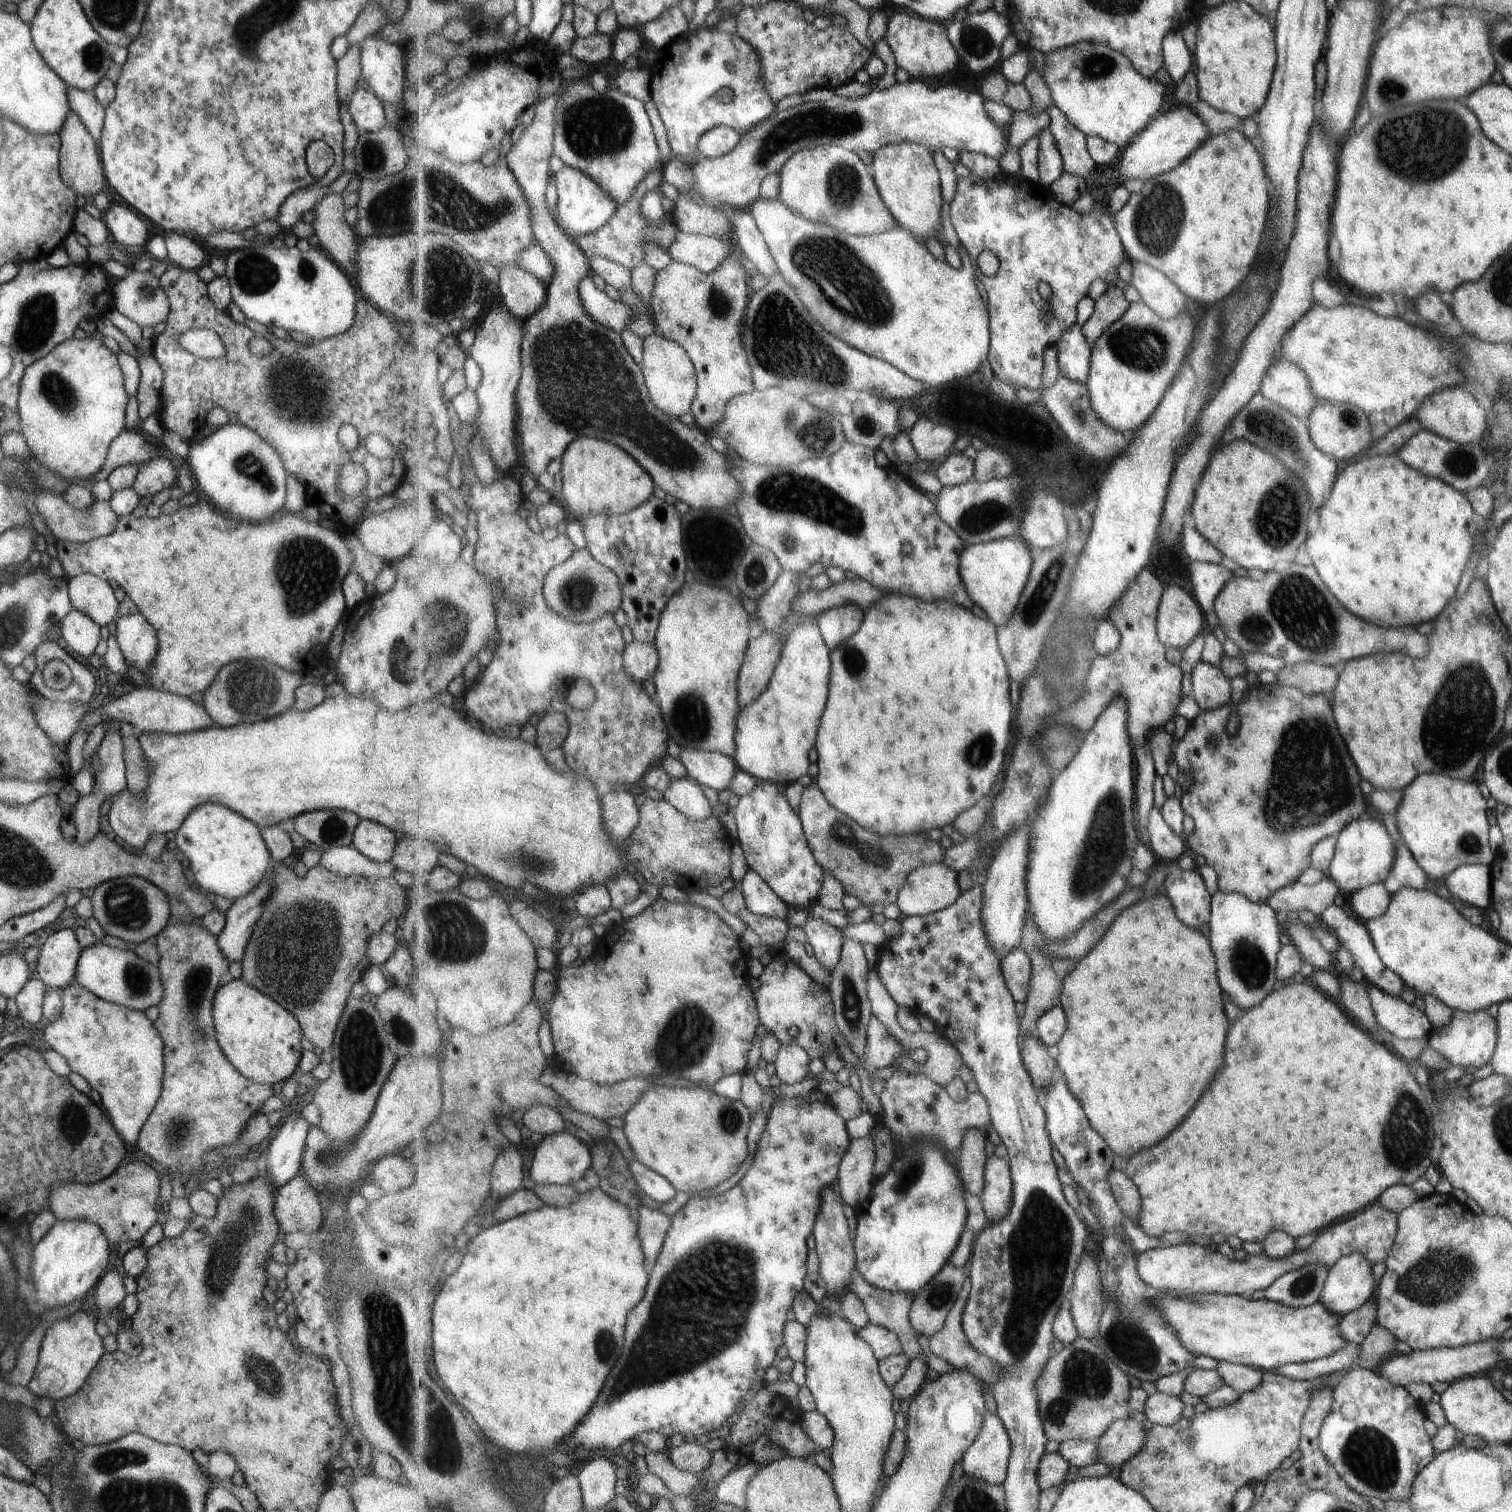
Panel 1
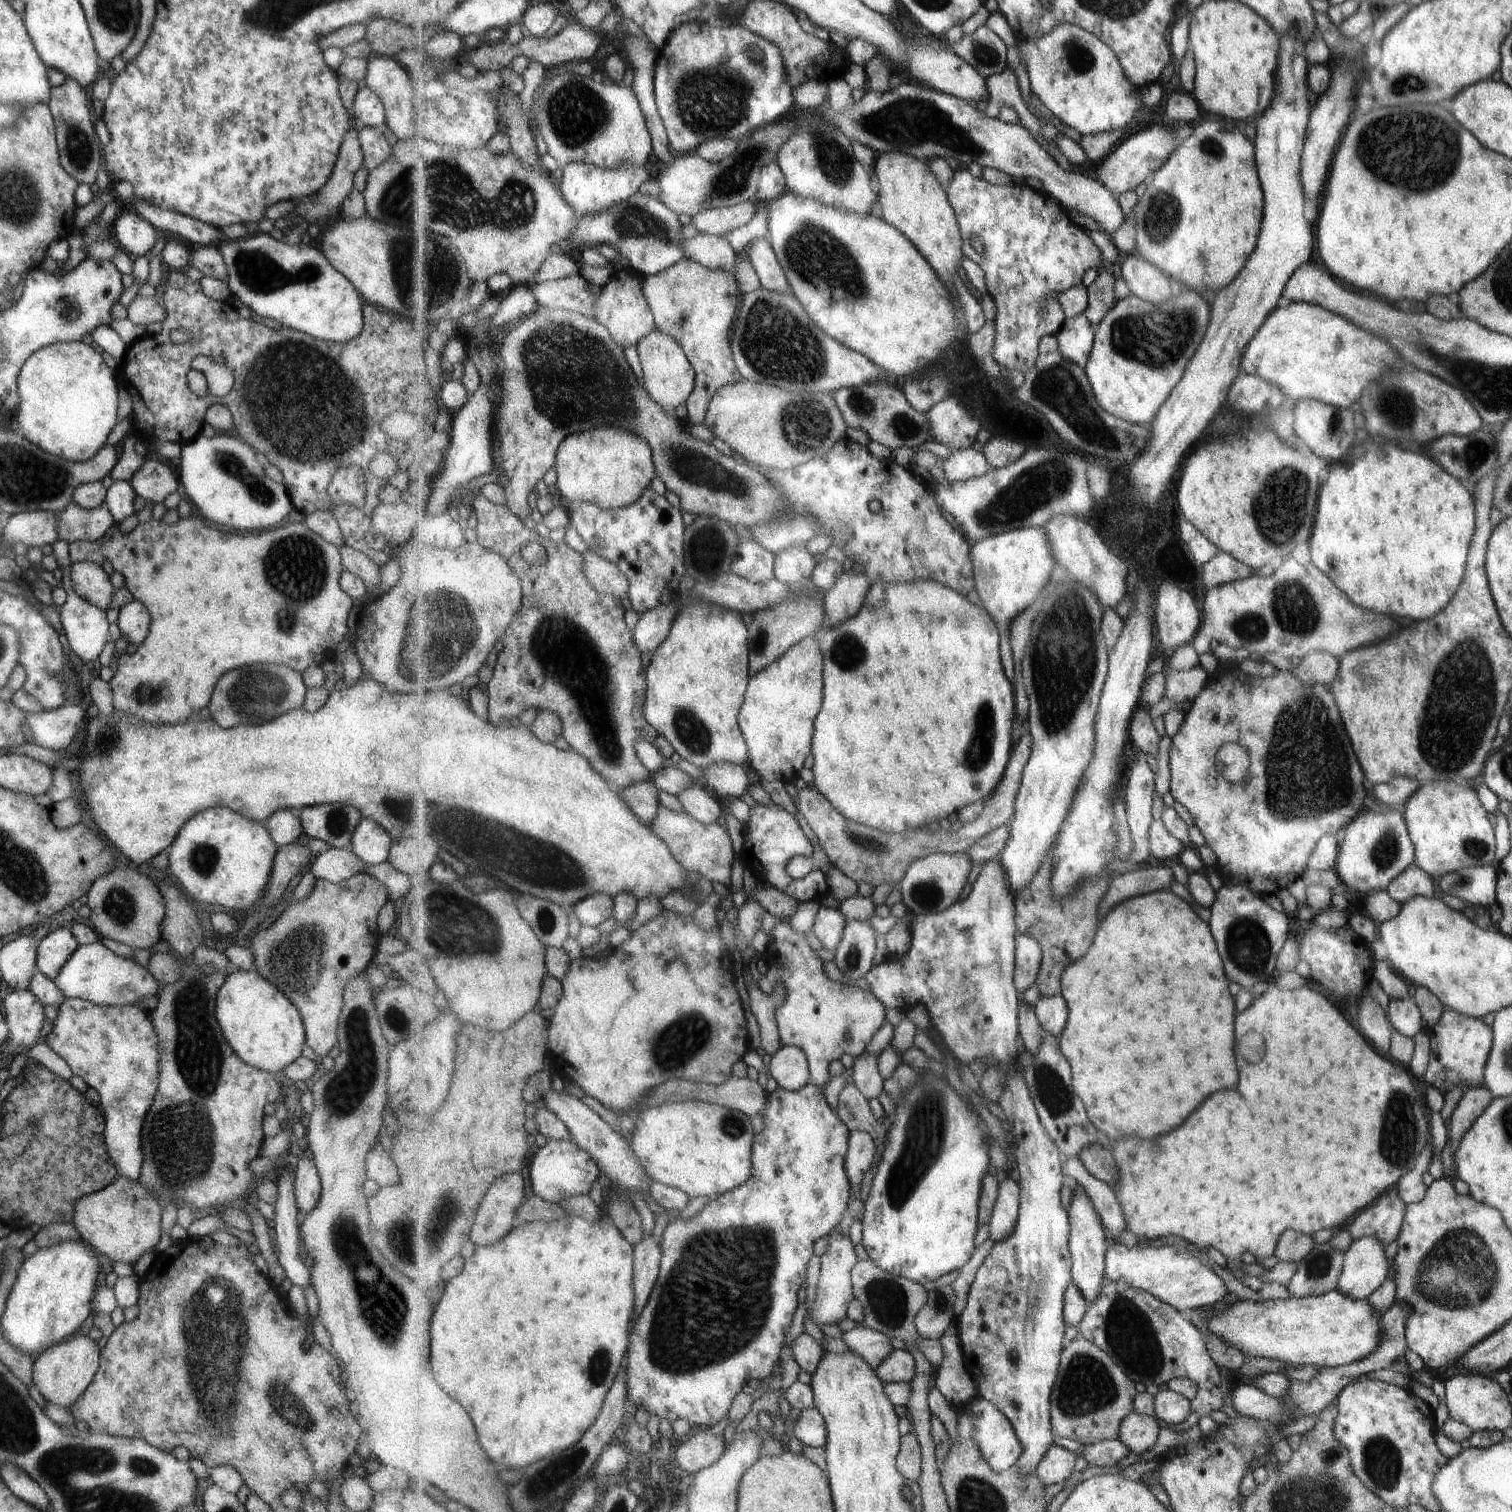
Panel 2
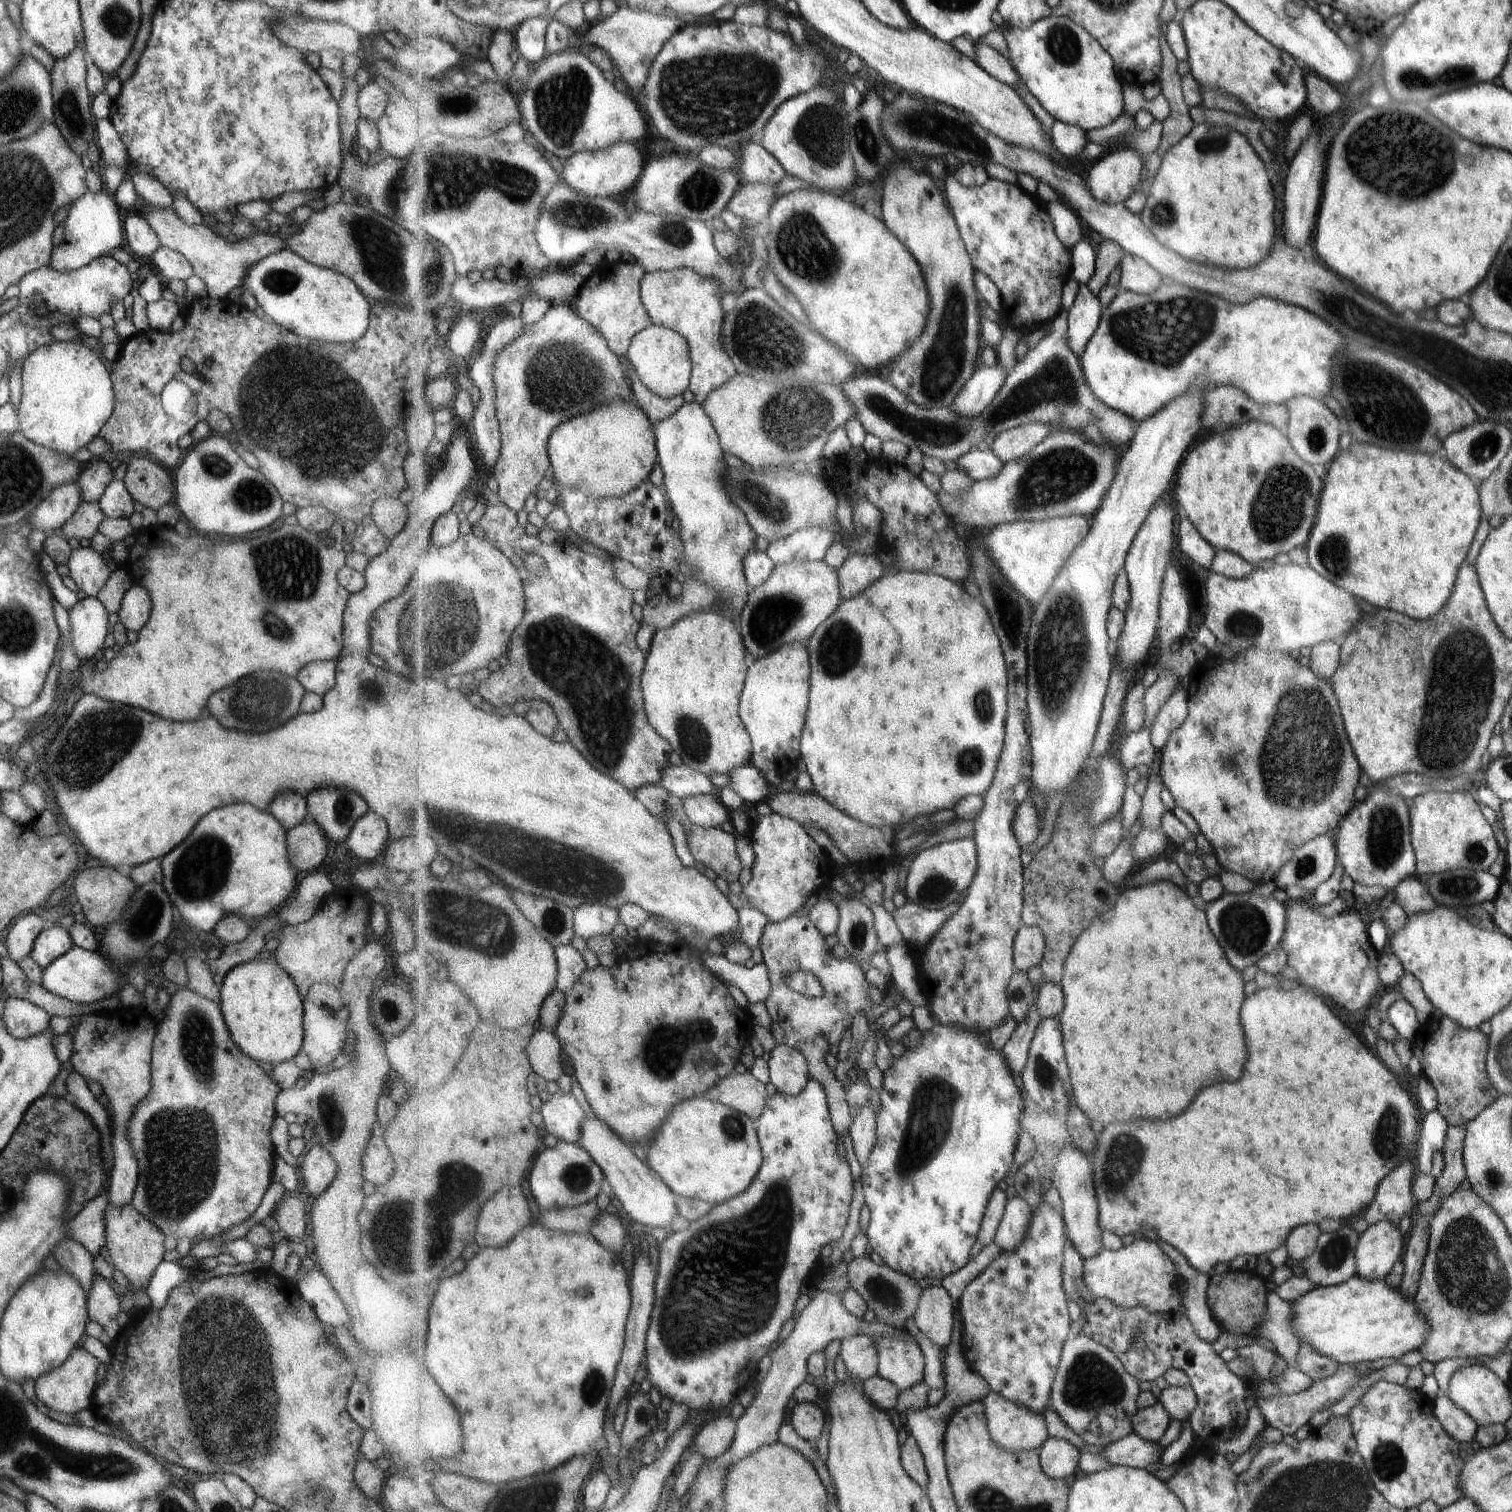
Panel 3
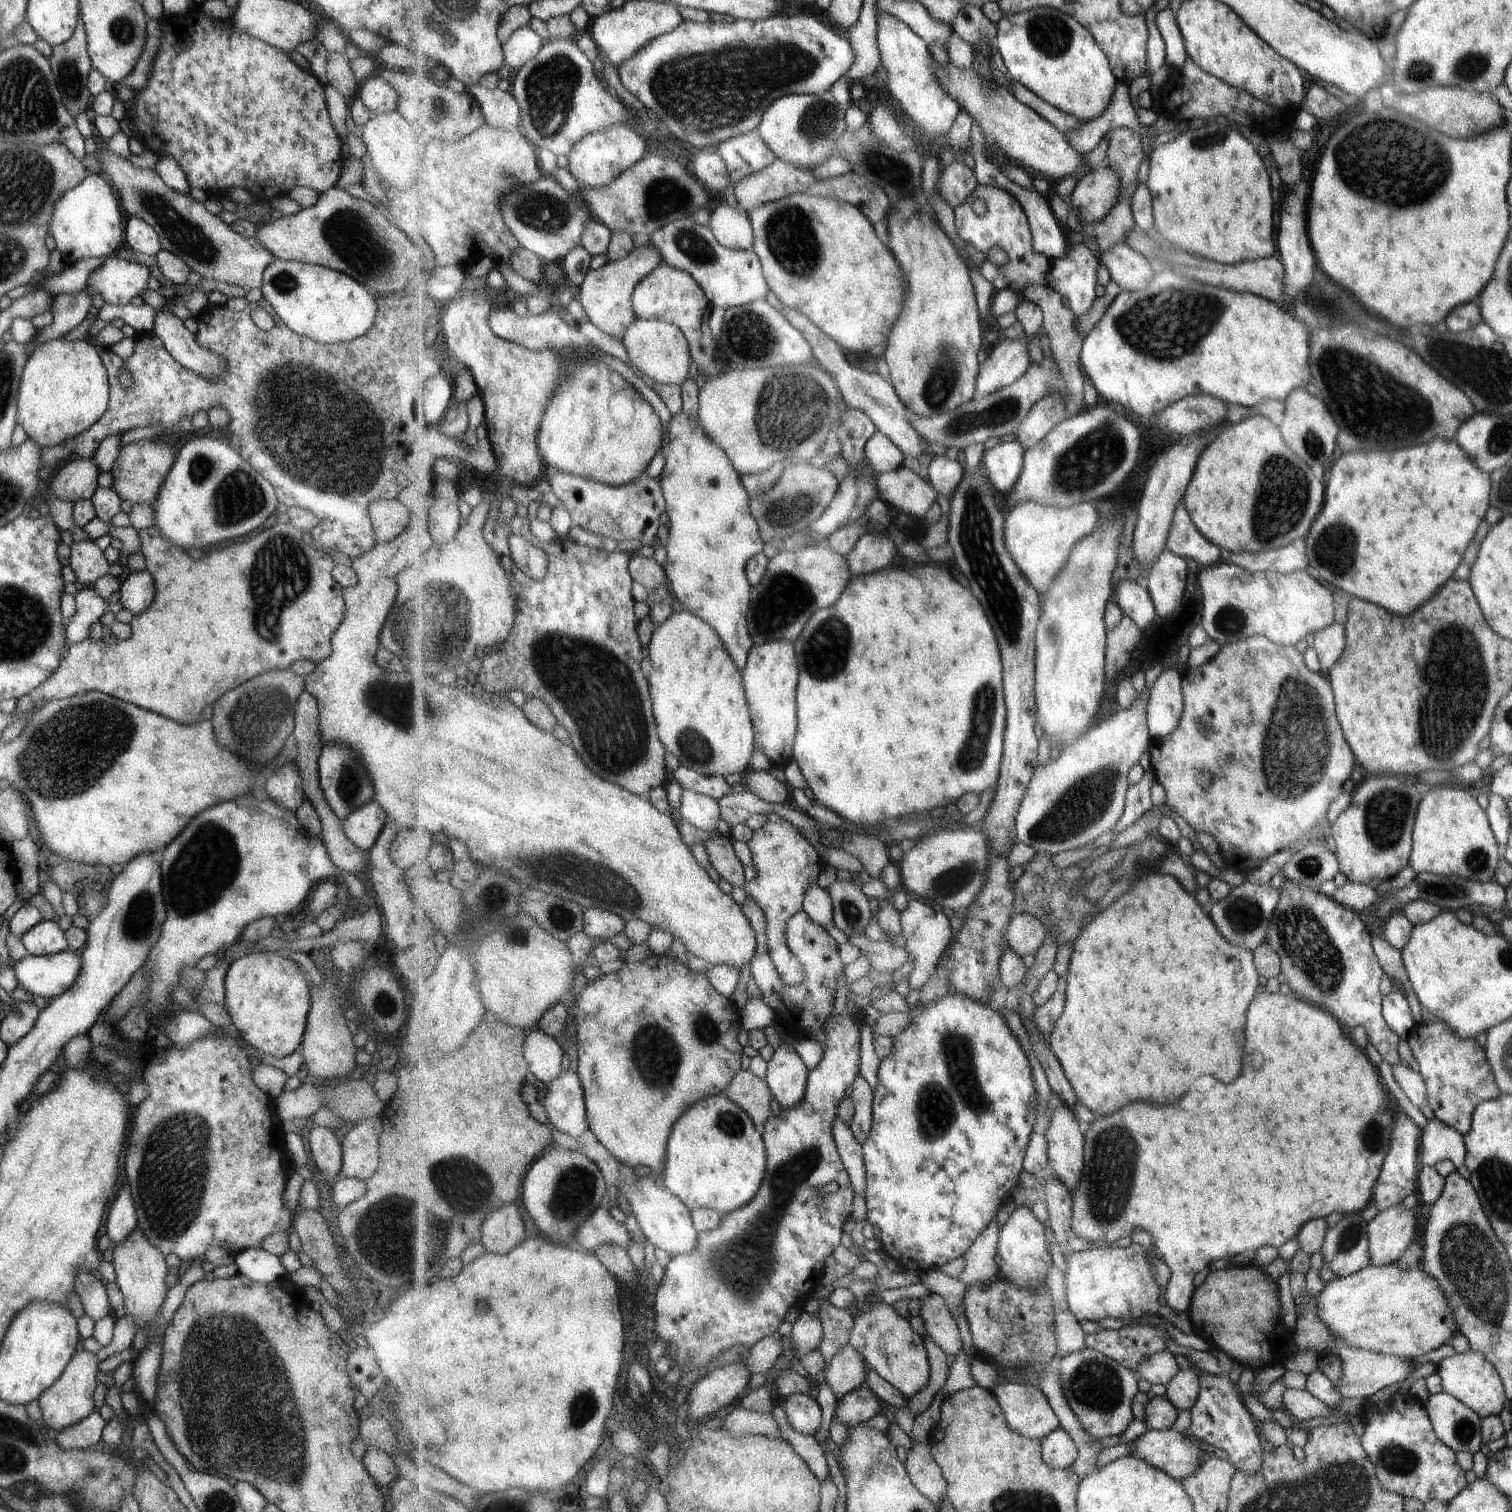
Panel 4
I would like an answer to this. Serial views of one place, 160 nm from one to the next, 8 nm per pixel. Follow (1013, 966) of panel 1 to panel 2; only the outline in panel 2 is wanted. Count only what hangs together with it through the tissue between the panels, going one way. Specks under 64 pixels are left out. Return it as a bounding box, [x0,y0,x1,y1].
[1014,934,1042,993]

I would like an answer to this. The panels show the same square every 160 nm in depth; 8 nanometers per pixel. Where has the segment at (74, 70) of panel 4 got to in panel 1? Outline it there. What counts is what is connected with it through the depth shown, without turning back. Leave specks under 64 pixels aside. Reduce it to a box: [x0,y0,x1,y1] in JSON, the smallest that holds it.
[58,108,106,196]

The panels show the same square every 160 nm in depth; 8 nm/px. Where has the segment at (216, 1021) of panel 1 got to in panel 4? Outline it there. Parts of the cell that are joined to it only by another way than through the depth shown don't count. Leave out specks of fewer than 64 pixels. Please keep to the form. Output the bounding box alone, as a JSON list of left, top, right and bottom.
[224,952,310,1058]

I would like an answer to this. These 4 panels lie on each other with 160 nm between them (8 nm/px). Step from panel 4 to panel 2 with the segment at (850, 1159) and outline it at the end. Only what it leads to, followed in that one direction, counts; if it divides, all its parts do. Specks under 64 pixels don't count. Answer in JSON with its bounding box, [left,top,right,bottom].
[759,923,887,1089]

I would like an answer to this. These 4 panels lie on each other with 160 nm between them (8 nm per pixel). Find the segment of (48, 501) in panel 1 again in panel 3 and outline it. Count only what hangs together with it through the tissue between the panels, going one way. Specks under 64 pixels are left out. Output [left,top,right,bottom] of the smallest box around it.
[61,499,105,543]

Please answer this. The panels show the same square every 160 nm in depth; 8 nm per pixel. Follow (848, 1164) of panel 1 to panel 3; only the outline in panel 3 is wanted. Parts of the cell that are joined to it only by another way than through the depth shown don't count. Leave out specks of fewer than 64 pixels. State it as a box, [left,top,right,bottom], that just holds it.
[850,1106,878,1164]

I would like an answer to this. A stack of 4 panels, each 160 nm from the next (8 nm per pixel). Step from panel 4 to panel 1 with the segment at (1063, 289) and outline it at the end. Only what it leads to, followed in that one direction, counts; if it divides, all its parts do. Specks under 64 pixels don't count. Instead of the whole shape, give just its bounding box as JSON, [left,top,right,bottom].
[1056,323,1092,384]

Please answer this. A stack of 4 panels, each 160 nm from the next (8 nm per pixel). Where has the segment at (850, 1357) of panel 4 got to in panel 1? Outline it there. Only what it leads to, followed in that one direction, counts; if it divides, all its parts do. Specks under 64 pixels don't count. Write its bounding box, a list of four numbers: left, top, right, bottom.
[853,1323,904,1361]

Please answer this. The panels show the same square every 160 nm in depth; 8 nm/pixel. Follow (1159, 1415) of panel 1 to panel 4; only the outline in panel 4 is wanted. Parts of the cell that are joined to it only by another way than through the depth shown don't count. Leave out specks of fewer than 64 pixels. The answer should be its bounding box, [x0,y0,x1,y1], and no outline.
[1165,1368,1201,1411]

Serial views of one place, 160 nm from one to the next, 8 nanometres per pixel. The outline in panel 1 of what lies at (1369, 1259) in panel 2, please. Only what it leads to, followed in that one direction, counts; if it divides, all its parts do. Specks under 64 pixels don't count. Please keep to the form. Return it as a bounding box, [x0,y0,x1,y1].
[1319,1252,1376,1314]

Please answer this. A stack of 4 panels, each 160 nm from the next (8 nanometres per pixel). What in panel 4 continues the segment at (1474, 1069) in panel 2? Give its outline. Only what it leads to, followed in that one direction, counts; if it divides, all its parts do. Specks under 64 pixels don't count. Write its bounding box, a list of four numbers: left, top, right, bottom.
[1405,1020,1501,1136]

